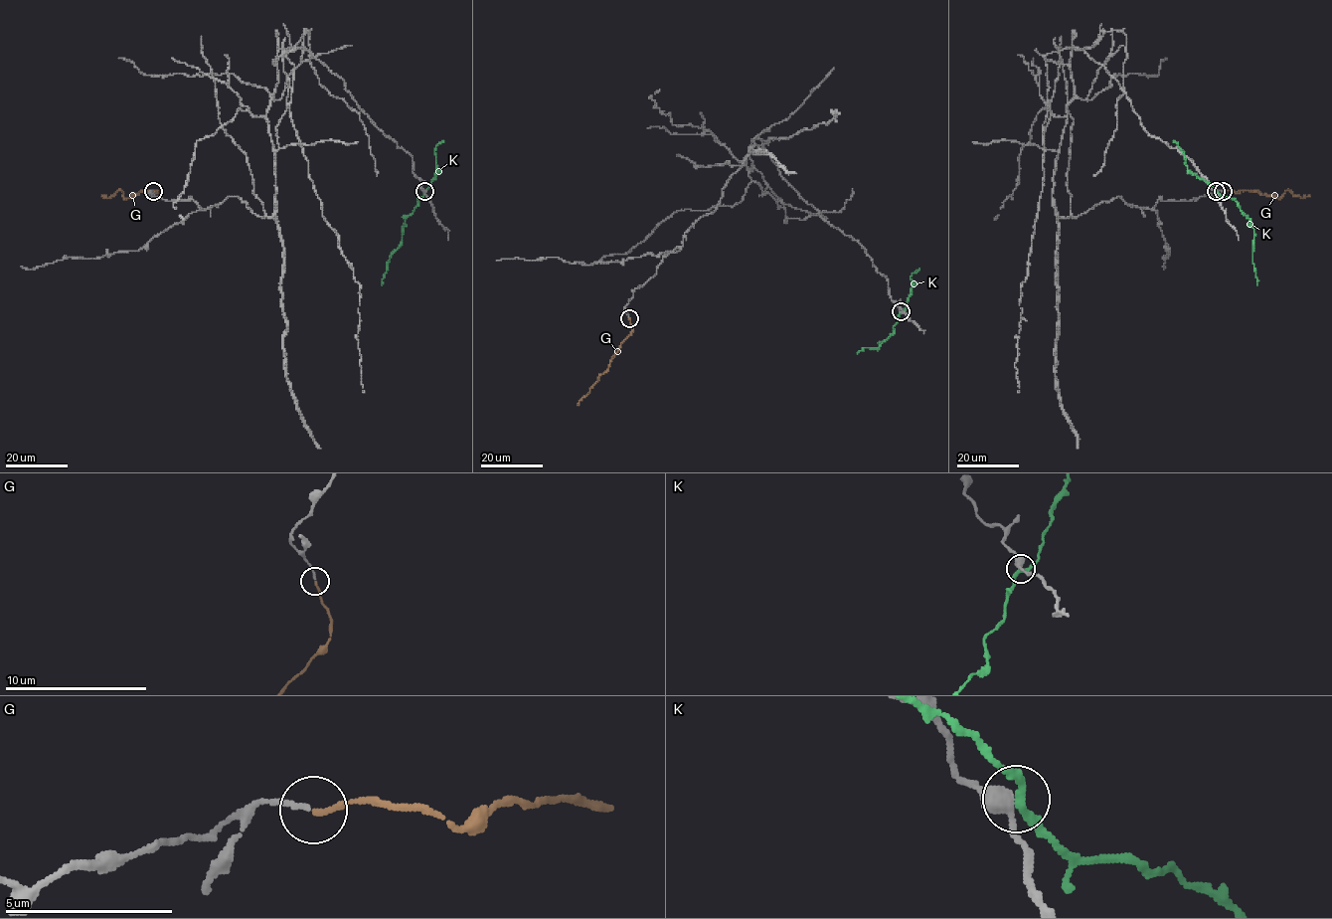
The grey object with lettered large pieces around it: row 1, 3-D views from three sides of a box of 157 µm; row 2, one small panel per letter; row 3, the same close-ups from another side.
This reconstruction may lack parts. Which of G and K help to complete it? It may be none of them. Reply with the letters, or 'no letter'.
G

